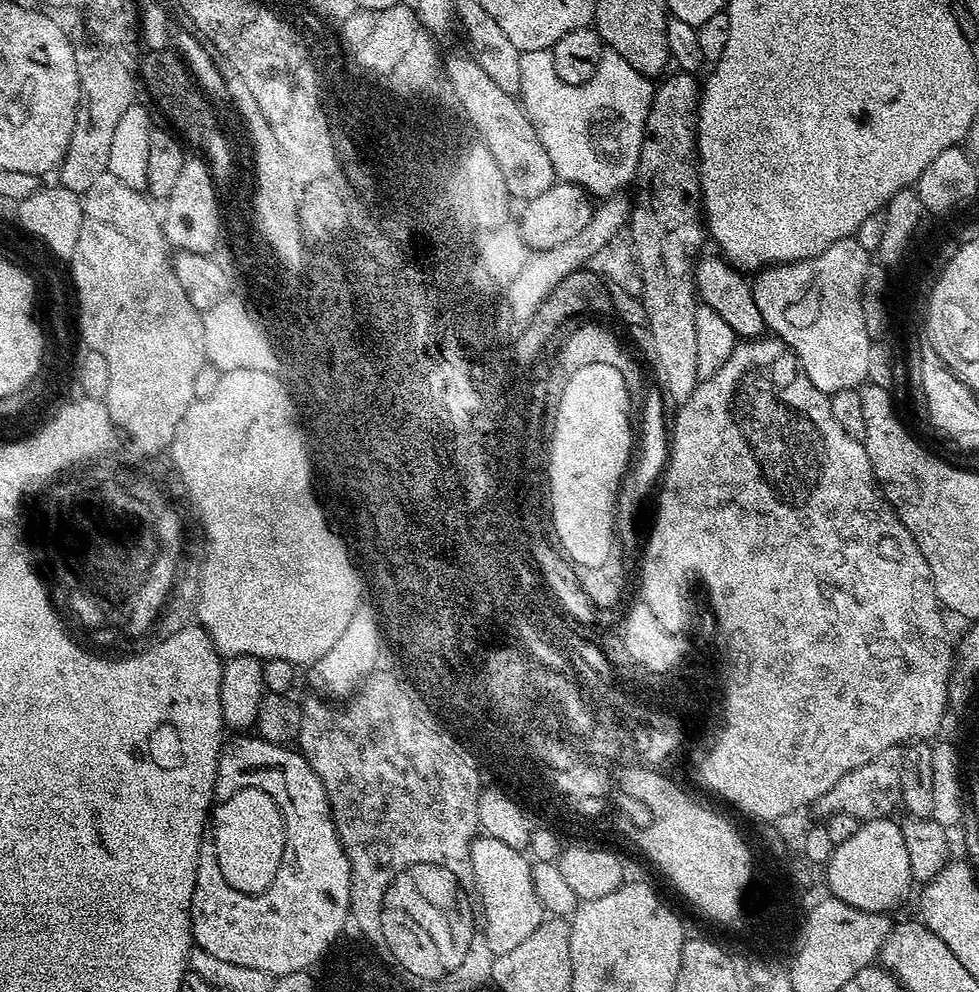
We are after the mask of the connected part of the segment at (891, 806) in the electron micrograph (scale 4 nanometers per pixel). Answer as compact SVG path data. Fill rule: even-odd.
M897 746L890 750L884 750L882 754L878 754L878 758L874 758L870 762L866 762L862 766L858 766L852 772L847 772L826 792L826 794L816 799L814 805L815 811L821 812L824 818L829 816L837 816L838 814L854 814L854 818L858 818L862 822L869 820L882 820L893 815L892 811L902 804L904 795L904 777L906 775L906 764L904 768L904 751L903 747Z

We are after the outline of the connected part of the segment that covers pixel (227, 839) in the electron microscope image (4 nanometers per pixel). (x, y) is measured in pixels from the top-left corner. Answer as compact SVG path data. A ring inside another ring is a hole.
M247 788L219 801L210 816L210 840L211 836L211 851L218 858L222 878L234 890L255 894L266 891L274 882L284 853L284 815L270 794Z

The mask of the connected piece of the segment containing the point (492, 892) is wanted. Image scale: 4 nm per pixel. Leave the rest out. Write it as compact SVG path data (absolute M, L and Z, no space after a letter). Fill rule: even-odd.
M481 835L472 842L470 875L476 879L476 888L480 891L480 904L488 923L484 940L492 954L501 956L506 954L506 950L514 950L514 946L519 946L534 934L534 930L538 930L546 911L535 894L532 864L524 852L506 846L506 842Z

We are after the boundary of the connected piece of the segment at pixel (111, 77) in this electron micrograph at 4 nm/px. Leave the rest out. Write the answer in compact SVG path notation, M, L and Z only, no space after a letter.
M128 54L110 56L104 65L97 65L97 69L89 73L87 97L76 113L70 146L58 169L59 187L83 194L90 190L90 186L94 186L94 182L98 182L98 178L109 175L110 146L120 135L122 114L126 114L126 110L137 103L136 84L138 88L138 64Z

